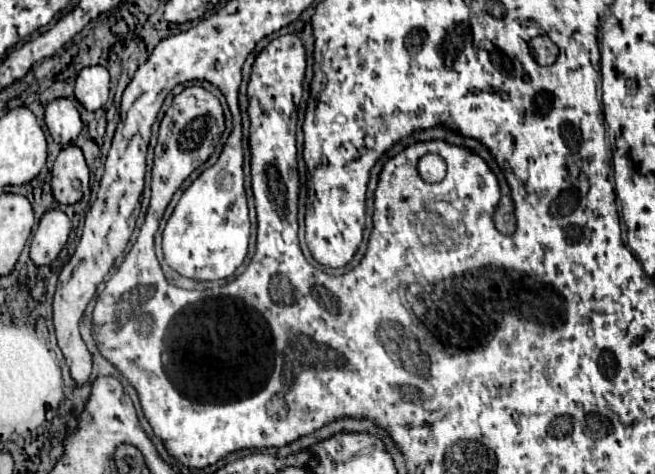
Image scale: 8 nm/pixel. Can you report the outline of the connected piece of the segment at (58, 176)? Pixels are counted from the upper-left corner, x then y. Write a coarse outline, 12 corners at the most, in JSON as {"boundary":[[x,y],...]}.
{"boundary":[[66,146],[52,168],[58,204],[76,204],[88,186],[78,146]]}

